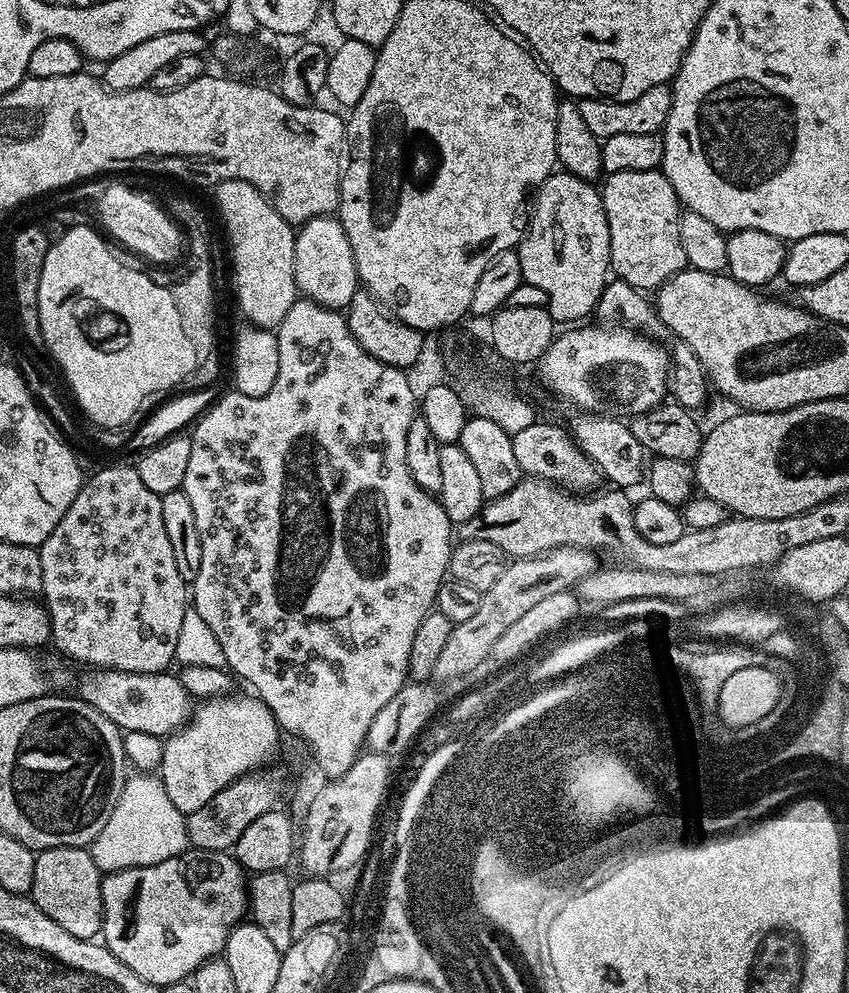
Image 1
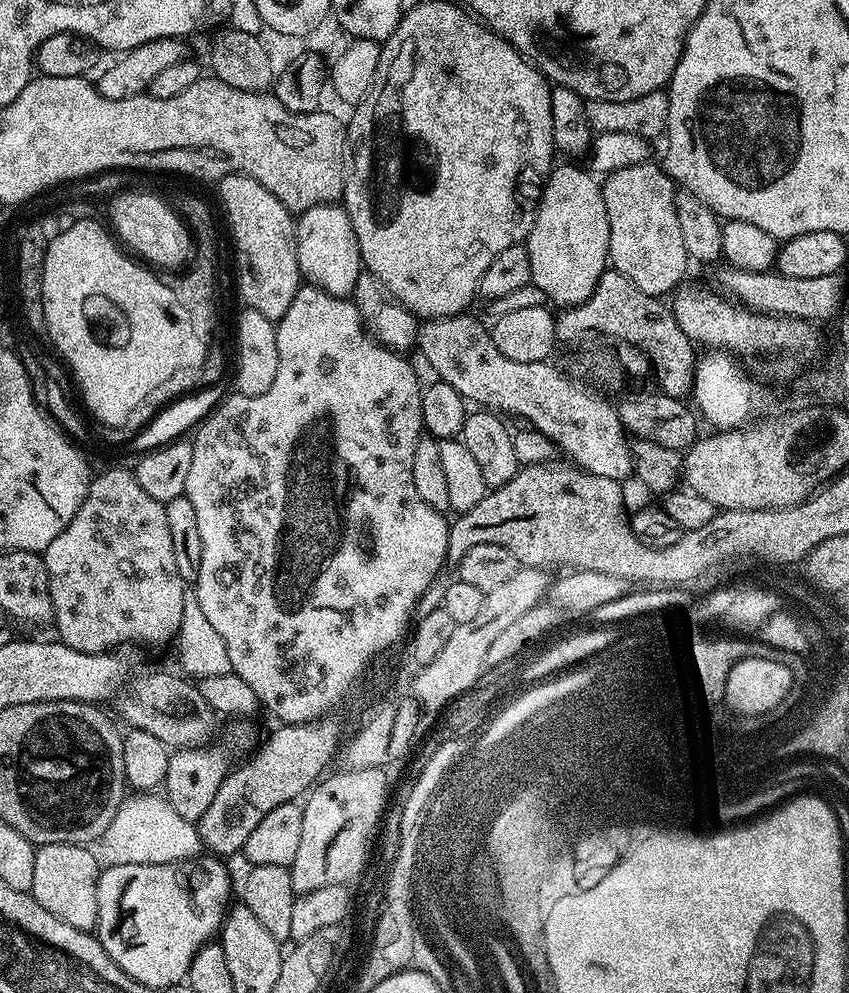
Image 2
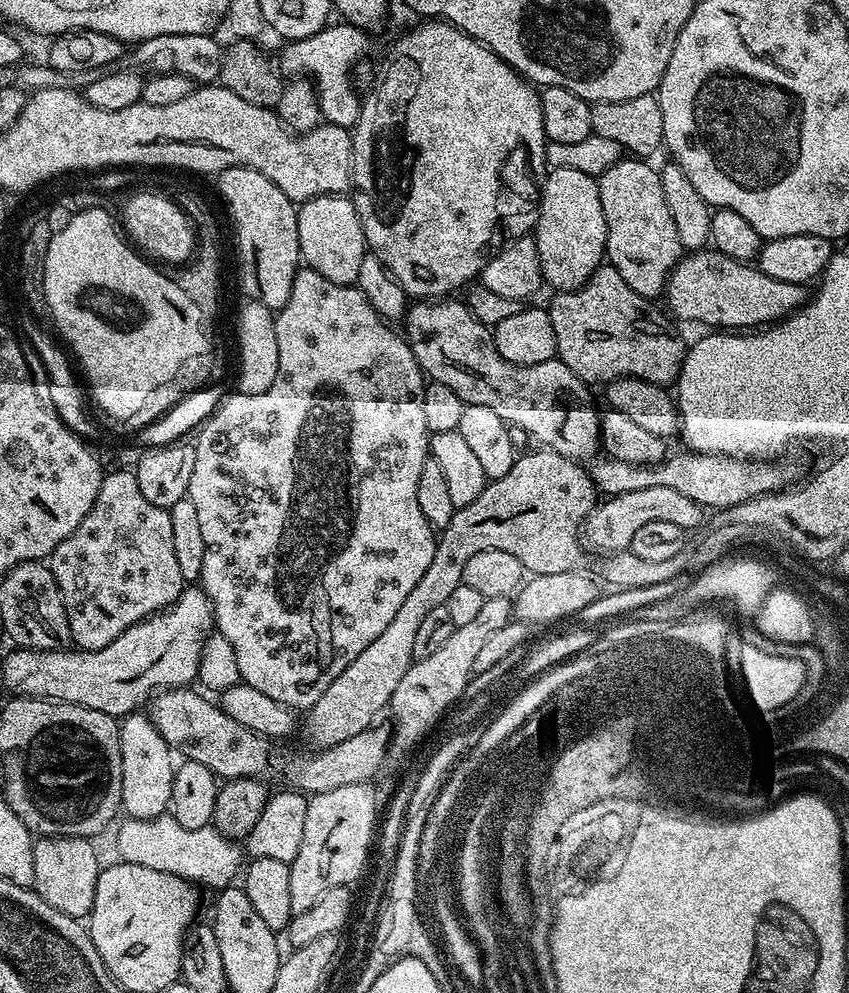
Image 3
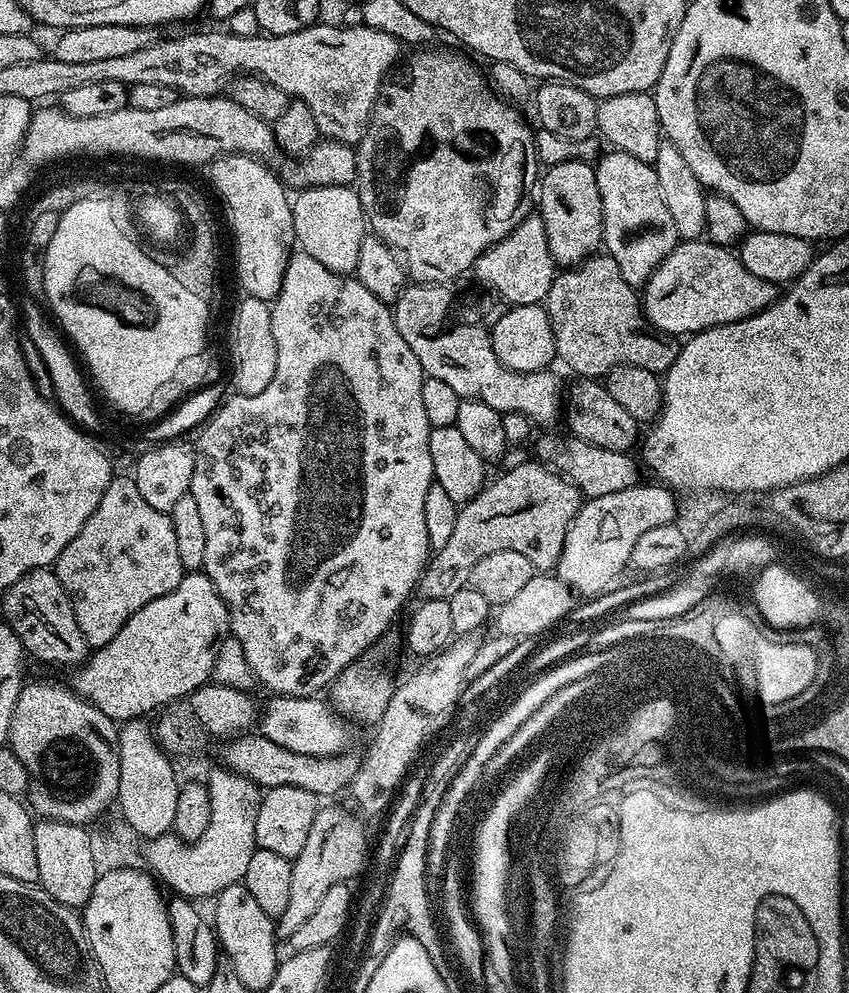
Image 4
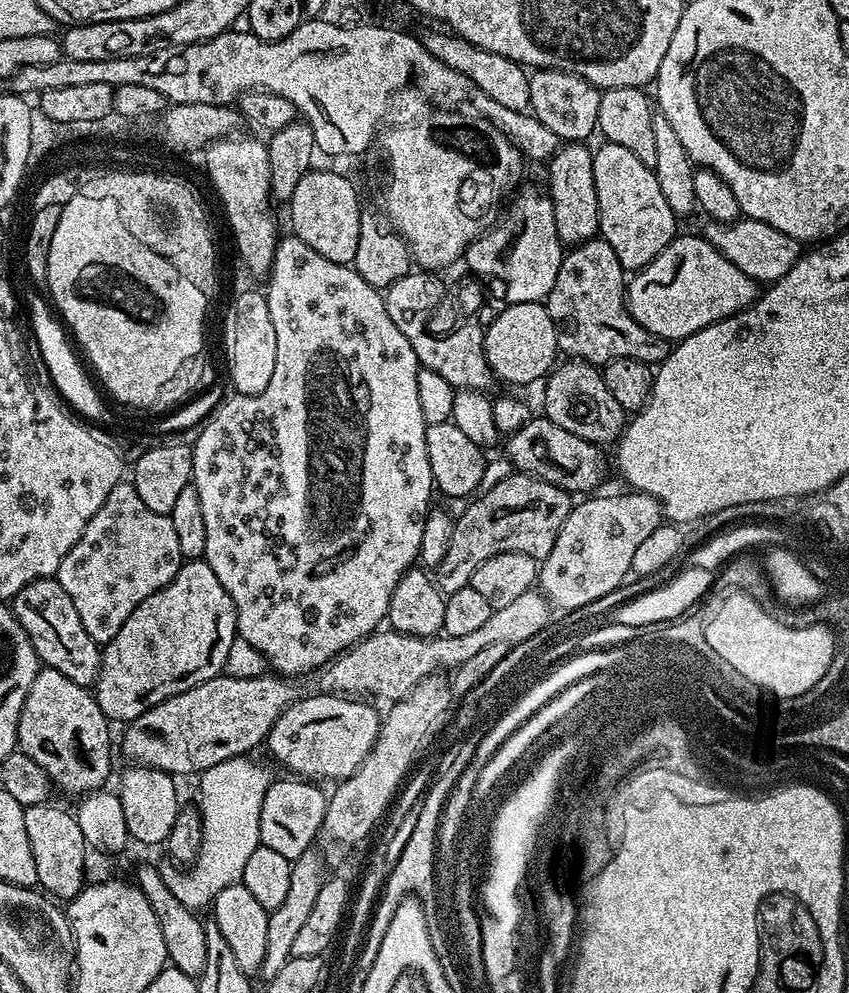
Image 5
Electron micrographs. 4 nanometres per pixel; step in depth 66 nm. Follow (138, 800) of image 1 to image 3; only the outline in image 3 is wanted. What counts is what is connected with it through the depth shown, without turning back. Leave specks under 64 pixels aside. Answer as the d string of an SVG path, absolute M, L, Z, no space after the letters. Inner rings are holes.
M163 814L160 816L156 816L150 820L139 820L139 819L125 819L125 824L121 826L120 829L116 832L116 848L120 851L119 859L126 864L137 864L138 866L146 866L150 870L162 870L166 874L172 874L174 876L180 876L183 880L190 880L195 882L197 885L203 886L205 884L208 888L213 888L213 890L219 890L221 888L227 888L229 885L233 883L232 880L235 878L237 879L238 873L241 871L242 868L242 860L240 864L240 852L235 843L229 840L228 837L221 834L221 832L216 831L215 827L209 826L207 828L199 828L198 830L186 830L182 826L178 826L178 822L174 817L170 814Z

